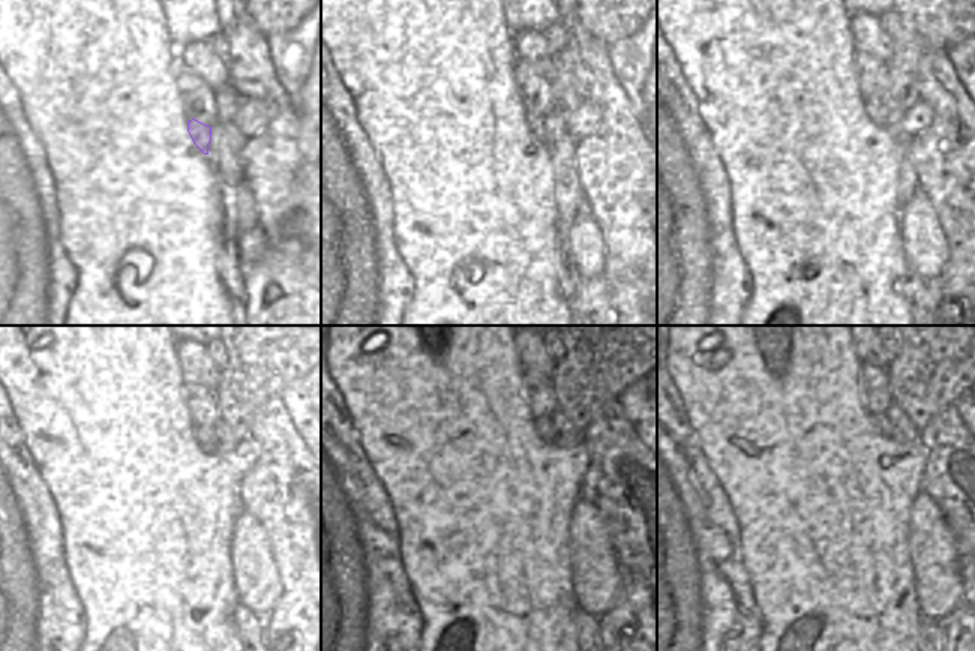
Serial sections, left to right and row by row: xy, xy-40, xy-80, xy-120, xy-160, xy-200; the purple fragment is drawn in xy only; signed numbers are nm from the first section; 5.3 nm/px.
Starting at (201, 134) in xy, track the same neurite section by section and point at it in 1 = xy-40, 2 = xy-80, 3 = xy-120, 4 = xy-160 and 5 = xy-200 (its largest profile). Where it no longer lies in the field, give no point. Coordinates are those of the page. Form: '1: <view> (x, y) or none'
1: xy-40 (536, 123)
2: xy-80 (878, 111)
3: xy-120 (204, 435)
4: xy-160 (543, 426)
5: xy-200 (881, 423)

